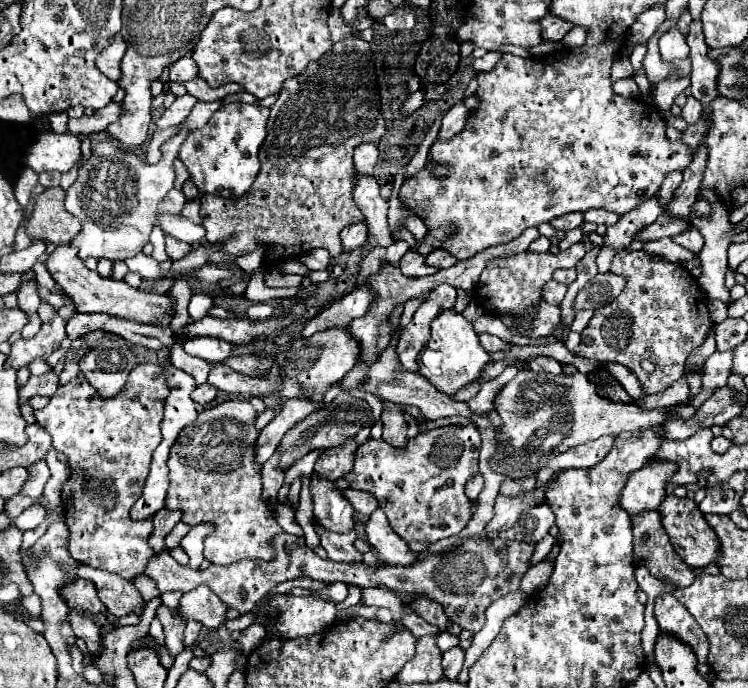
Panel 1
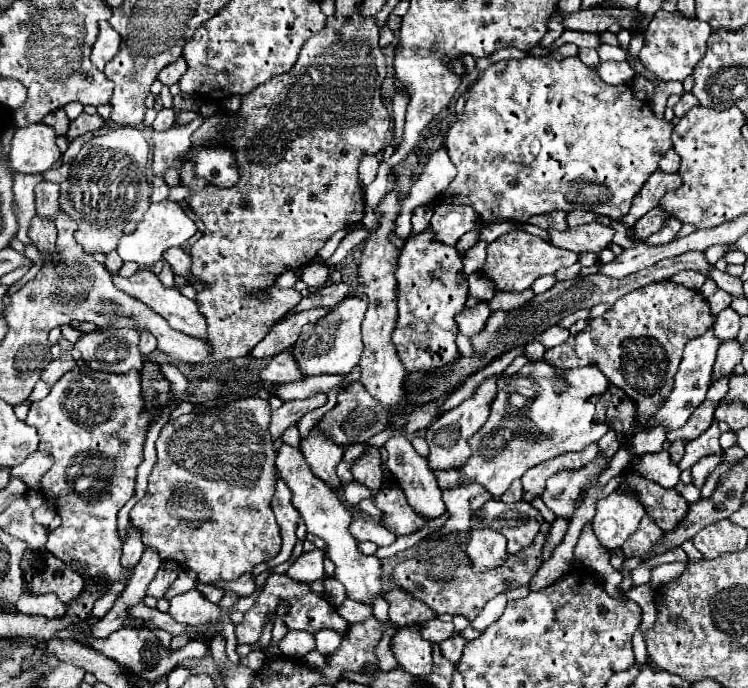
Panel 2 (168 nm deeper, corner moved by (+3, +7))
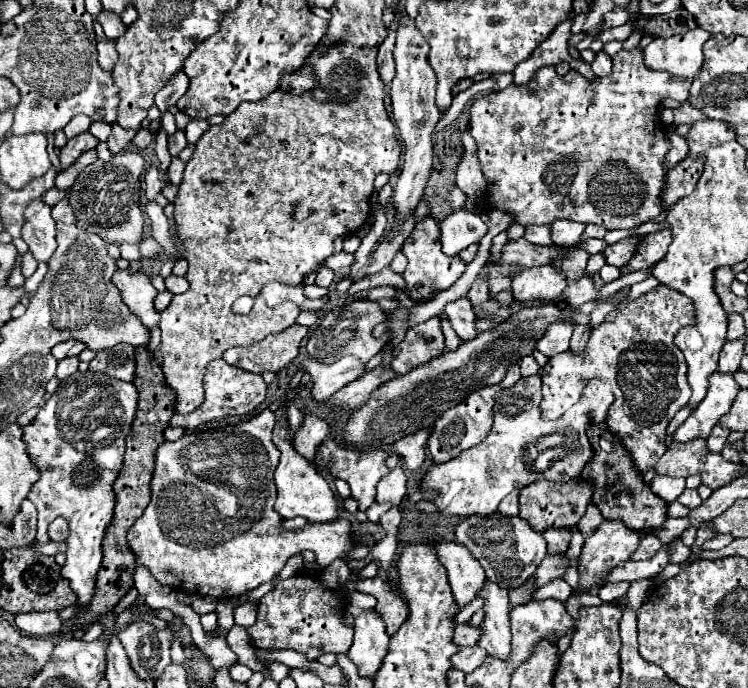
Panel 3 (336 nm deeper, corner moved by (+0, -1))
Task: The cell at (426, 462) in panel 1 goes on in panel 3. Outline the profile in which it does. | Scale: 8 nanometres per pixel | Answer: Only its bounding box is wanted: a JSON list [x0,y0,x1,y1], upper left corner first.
[427,364,521,464]

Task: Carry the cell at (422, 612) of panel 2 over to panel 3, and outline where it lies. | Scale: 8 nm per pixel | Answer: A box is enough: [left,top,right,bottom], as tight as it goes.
[349,570,407,636]

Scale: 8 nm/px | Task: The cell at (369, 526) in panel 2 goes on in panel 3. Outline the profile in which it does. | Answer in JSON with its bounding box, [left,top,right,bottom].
[127,408,355,598]

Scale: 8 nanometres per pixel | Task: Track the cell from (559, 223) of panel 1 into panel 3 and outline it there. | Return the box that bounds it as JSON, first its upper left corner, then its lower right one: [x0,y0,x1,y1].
[523,226,551,246]

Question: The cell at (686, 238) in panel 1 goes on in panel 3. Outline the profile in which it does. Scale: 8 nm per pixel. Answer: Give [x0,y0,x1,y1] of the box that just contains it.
[621,228,671,274]

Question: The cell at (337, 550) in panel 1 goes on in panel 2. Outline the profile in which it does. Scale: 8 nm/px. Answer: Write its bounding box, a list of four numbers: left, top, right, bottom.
[276,450,382,604]

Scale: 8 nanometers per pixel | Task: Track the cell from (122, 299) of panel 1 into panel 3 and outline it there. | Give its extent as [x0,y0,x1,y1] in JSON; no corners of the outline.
[21,200,55,262]

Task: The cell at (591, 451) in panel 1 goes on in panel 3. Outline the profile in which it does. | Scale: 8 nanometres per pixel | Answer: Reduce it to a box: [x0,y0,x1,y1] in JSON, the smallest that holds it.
[519,478,591,532]

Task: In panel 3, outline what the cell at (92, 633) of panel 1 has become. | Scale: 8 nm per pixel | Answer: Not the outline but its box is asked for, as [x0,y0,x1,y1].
[15,612,61,636]

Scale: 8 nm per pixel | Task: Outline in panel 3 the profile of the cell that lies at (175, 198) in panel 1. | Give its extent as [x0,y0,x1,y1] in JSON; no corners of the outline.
[145,166,163,200]

